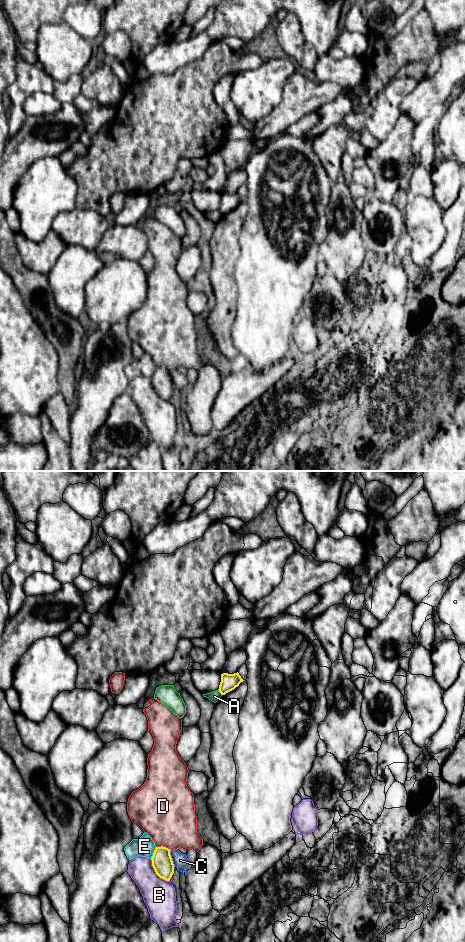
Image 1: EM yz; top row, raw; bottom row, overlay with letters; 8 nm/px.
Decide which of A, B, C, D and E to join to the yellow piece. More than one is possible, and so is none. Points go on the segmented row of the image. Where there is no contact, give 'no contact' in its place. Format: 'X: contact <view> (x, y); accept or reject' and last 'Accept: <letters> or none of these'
A: contact yz (220, 692); reject
B: contact yz (155, 871); reject
C: contact yz (171, 858); reject
D: contact yz (162, 846); reject
E: contact yz (153, 853); reject
Accept: none of these

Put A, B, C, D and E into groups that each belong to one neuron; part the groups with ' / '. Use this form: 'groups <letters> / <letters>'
groups A / B / C / D / E

